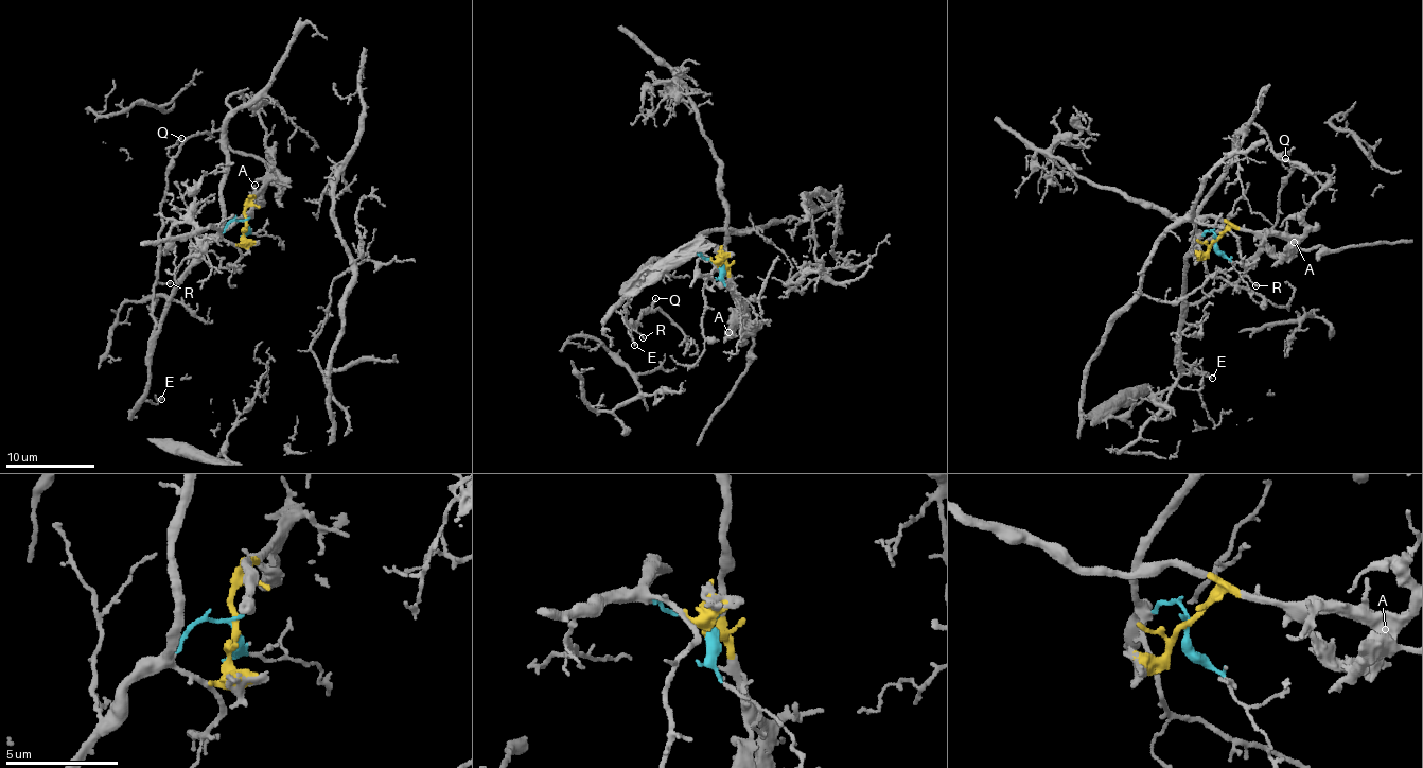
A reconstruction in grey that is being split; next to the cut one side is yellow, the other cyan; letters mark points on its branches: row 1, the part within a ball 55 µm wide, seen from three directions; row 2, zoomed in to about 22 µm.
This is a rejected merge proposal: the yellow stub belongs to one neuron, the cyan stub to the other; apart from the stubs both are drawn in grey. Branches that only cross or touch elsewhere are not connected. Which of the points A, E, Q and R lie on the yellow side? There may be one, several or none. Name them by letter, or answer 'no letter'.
A

